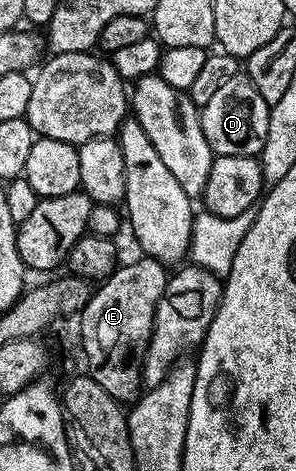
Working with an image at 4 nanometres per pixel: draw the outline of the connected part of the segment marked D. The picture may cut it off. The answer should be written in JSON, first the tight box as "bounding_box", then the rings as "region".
{"bounding_box":[201,77,270,156],"region":[[[237,77],[226,81],[210,101],[201,110],[202,133],[206,133],[206,141],[212,146],[216,155],[255,155],[259,156],[264,147],[268,132],[268,113],[270,104],[258,93],[251,79]]]}

